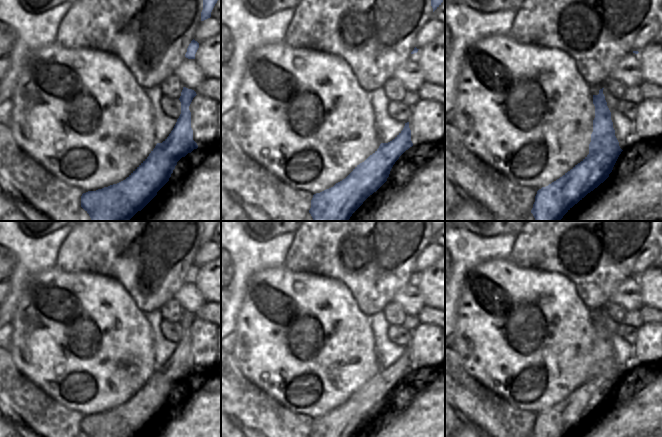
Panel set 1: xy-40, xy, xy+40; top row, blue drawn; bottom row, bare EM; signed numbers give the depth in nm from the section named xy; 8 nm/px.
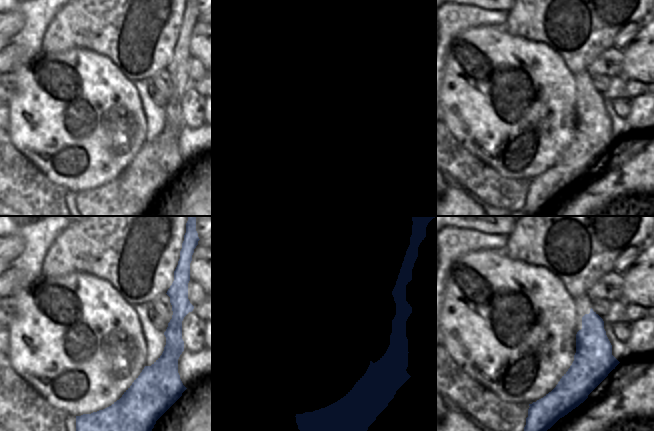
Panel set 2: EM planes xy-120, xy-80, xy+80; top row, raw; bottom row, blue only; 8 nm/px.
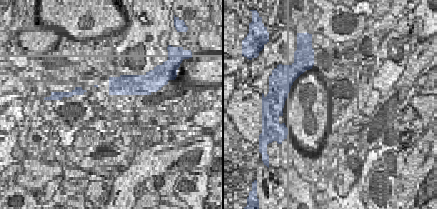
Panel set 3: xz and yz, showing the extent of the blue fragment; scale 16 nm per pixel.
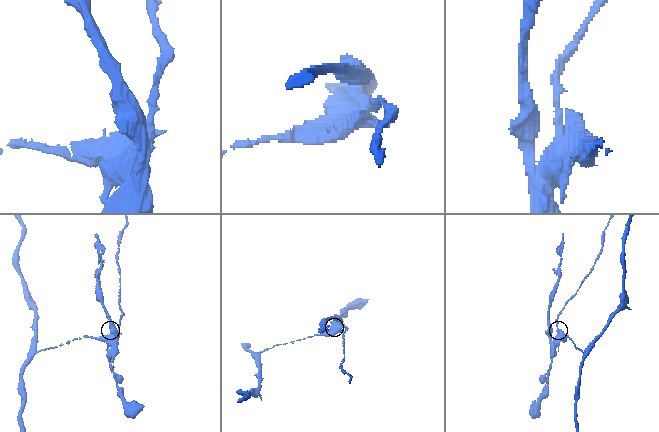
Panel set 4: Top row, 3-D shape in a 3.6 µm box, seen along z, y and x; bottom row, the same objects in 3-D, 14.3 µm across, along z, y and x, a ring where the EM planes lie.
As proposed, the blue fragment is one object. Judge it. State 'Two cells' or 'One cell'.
Two cells.

